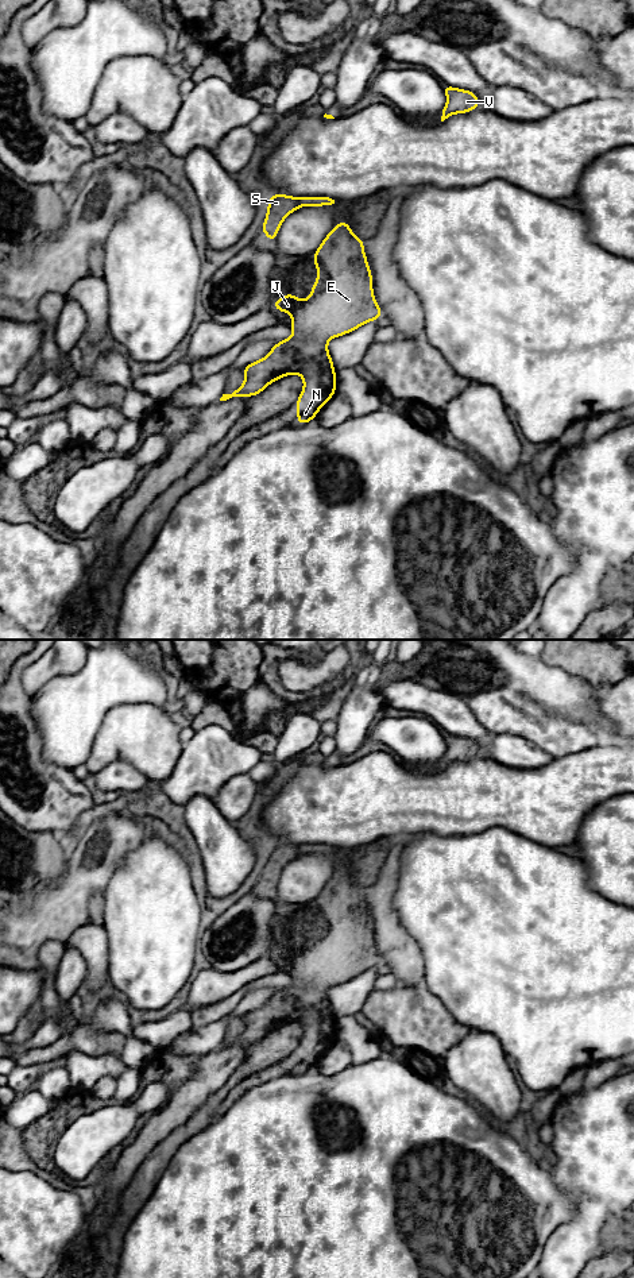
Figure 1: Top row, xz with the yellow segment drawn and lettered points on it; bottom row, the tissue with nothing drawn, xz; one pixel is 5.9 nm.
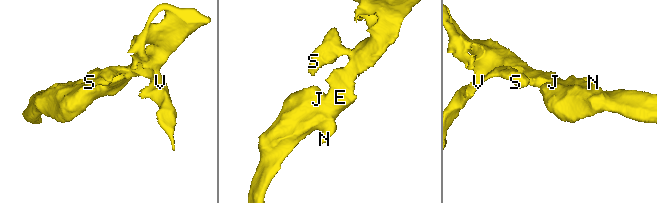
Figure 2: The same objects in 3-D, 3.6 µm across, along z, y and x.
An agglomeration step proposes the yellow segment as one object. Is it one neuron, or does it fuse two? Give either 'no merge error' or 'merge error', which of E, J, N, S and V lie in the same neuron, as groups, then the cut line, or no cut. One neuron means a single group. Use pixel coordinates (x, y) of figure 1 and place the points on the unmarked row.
no merge error; E J N S V; no cut

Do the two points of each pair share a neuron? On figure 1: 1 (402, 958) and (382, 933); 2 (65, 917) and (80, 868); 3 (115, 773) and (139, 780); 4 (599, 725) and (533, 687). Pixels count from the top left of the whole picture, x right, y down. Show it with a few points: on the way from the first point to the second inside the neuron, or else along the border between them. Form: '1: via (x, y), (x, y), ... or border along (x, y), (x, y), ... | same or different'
1: via (399, 952), (389, 939) | same
2: via (68, 904), (80, 891), (80, 880) | same
3: via (120, 776), (134, 780) | same
4: via (583, 709), (571, 697), (549, 687) | same

